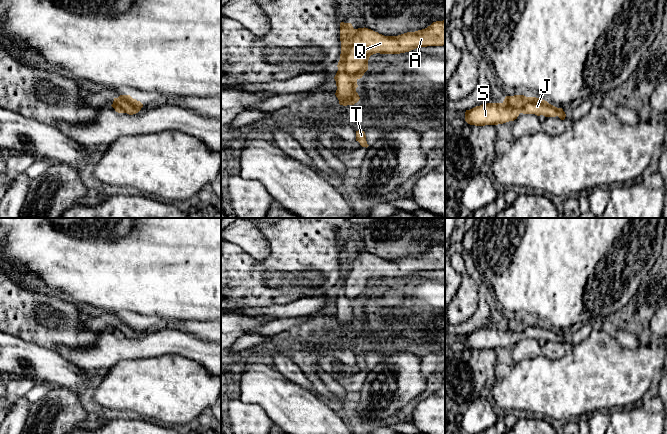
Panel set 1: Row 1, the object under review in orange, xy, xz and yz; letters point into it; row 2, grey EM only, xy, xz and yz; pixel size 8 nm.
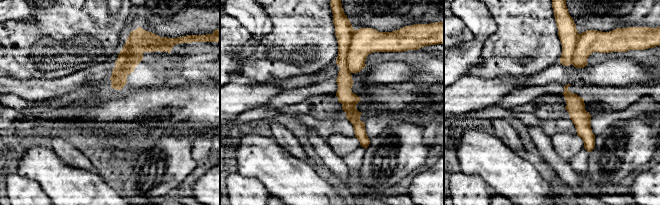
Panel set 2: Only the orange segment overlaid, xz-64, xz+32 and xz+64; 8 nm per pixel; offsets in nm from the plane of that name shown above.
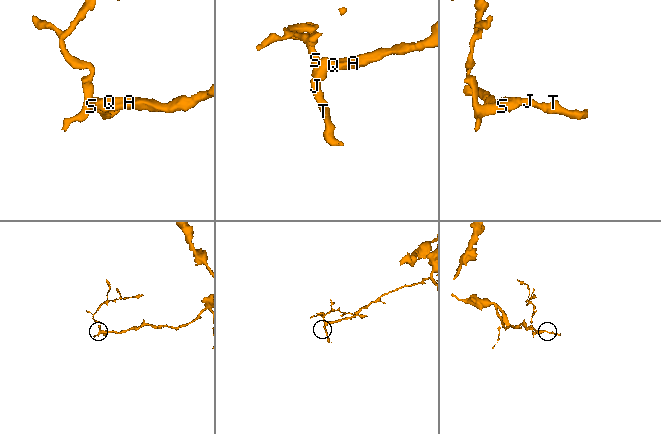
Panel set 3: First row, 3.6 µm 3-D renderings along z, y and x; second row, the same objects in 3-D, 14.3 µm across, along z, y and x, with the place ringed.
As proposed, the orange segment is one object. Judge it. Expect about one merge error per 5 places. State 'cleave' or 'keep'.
cleave

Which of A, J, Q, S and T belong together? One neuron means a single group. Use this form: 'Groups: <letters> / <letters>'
Groups: A Q / J S T

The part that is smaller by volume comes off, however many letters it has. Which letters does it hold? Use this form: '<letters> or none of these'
J, S, T

